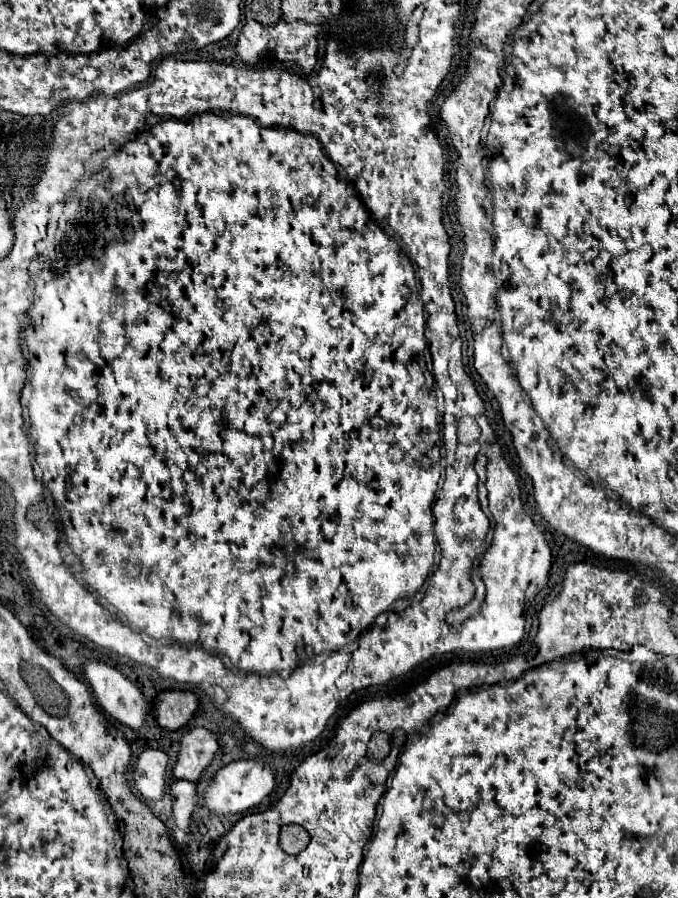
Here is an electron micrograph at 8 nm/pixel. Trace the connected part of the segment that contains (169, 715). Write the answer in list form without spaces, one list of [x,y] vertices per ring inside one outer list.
[[[164,691],[154,699],[154,715],[168,731],[182,729],[198,711],[198,697],[190,691]]]

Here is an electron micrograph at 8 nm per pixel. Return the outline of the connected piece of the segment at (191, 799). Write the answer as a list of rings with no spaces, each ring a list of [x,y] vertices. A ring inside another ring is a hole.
[[[174,781],[170,787],[170,795],[174,797],[174,823],[178,829],[190,833],[190,821],[198,805],[196,783],[192,781]]]

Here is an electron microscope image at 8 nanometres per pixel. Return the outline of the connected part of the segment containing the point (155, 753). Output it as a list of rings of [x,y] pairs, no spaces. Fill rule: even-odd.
[[[144,749],[138,755],[136,767],[134,767],[134,783],[142,797],[158,801],[166,795],[166,771],[170,765],[170,757],[160,749]]]

